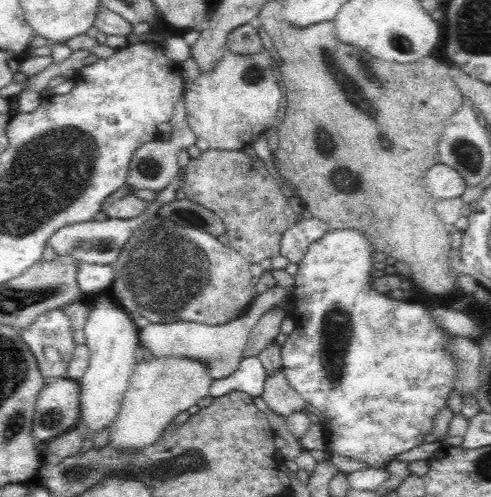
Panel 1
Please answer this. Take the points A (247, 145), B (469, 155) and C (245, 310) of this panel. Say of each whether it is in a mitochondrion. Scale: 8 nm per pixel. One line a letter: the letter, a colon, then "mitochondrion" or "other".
A: other
B: mitochondrion
C: other

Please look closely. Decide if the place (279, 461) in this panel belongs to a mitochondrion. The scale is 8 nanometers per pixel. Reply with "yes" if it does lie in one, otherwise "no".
no

